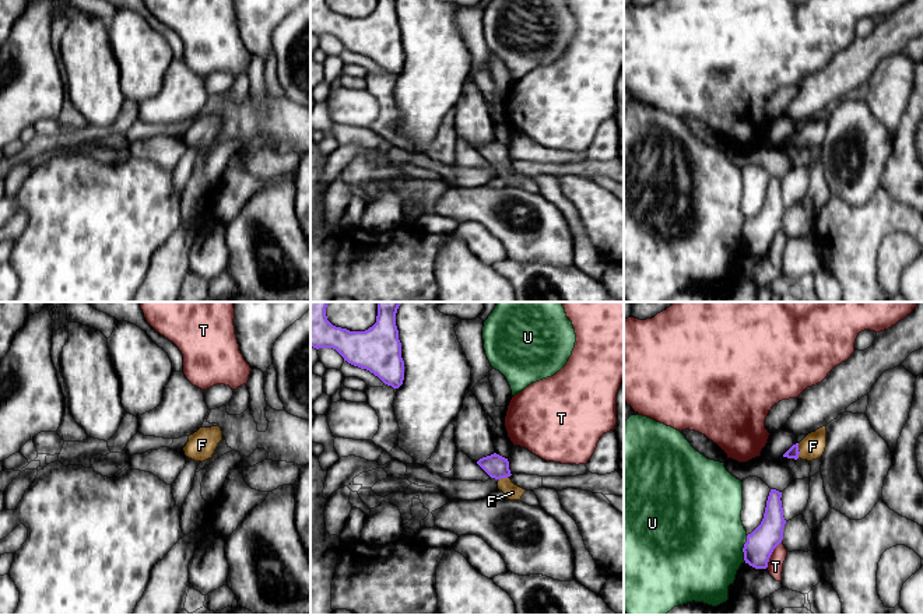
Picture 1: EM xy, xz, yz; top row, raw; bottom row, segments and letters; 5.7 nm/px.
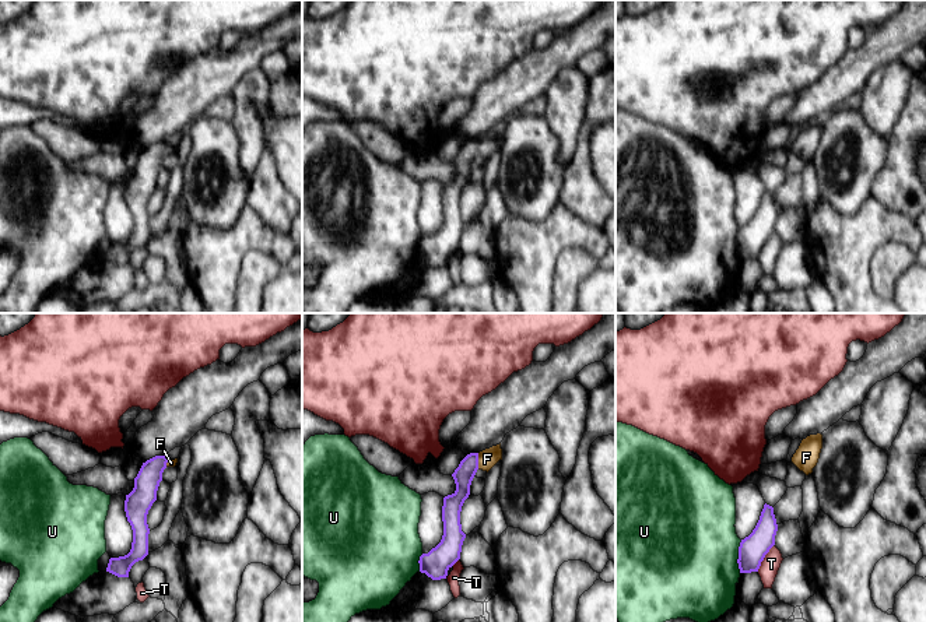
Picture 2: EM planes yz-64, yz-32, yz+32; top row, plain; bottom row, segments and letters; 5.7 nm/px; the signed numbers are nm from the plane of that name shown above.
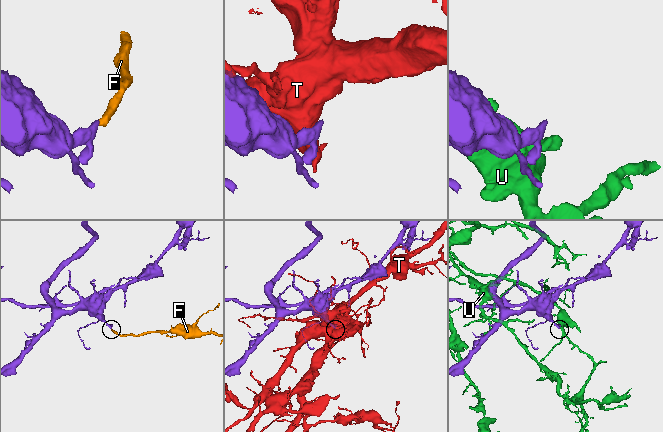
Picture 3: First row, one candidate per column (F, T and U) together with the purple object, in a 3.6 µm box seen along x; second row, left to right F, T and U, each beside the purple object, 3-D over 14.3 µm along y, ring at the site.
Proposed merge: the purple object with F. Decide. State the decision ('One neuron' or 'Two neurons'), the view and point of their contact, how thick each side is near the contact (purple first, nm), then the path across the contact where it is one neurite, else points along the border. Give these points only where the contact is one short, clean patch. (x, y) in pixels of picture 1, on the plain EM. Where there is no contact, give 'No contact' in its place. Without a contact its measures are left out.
One neuron. Touches purple at yz (797, 137). Thickness 70 nm (purple) against 140 nm. Path across: yz (793, 139), (797, 137), (806, 137), (813, 133)

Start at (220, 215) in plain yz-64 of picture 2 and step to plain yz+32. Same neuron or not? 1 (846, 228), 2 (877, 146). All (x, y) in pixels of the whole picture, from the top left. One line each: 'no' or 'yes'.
1: no
2: yes

